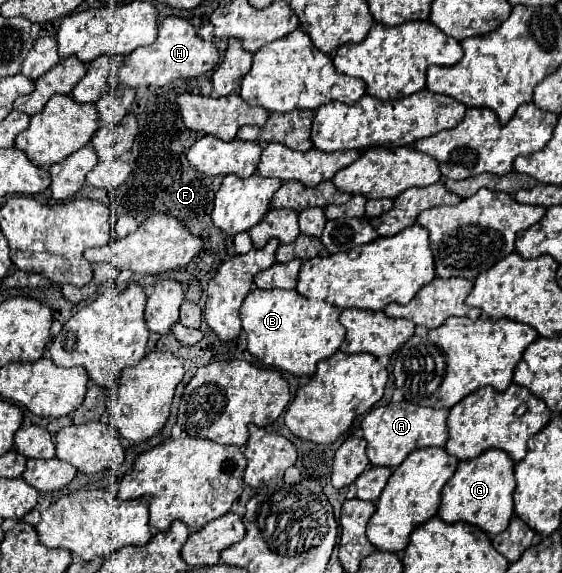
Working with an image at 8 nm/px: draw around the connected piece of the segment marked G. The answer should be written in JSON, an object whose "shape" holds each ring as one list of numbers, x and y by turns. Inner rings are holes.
{"shape":[[488,449,476,459,458,463,454,477,442,489,442,503,438,515,442,517,442,521,448,523,464,521,476,525,488,535,502,533,514,515,514,487,514,461,510,461,510,457,500,449]]}

